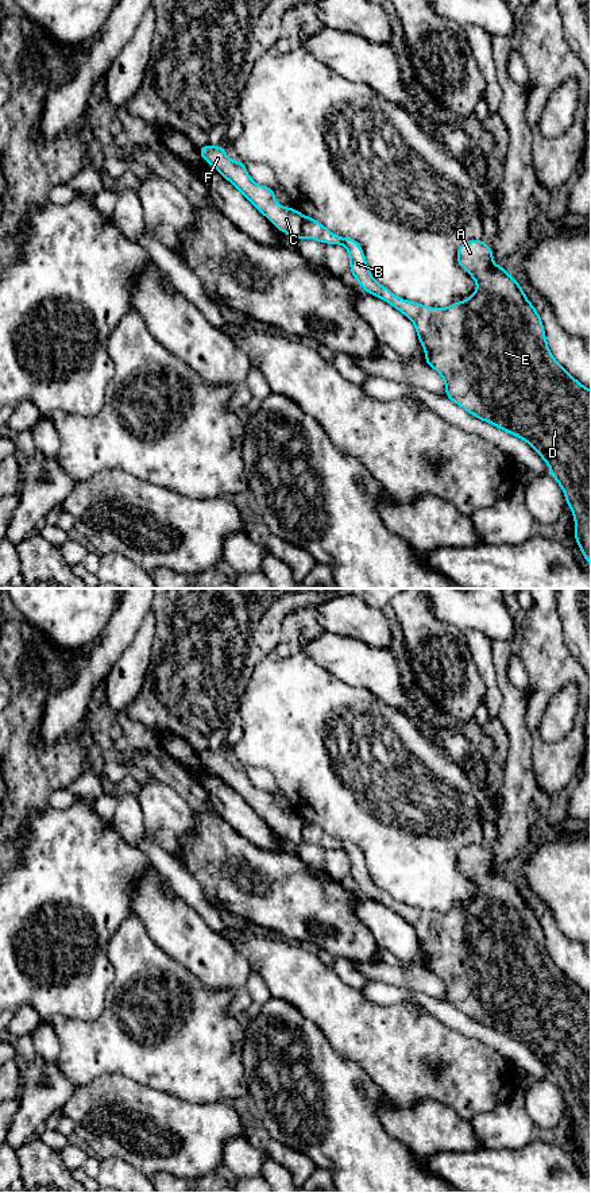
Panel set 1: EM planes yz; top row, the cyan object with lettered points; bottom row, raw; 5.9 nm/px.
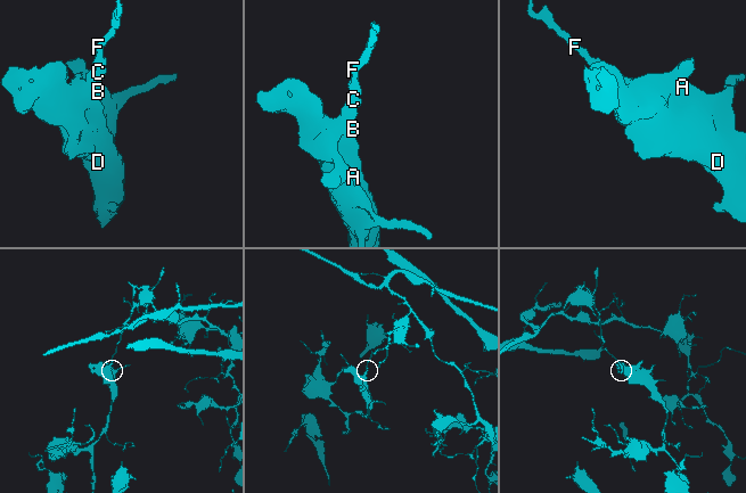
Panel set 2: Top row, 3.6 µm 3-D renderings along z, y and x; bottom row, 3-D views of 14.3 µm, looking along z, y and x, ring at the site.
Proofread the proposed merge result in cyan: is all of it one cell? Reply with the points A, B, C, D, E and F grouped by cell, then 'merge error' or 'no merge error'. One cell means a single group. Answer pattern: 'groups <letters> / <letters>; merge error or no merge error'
groups A B D E / C F; merge error

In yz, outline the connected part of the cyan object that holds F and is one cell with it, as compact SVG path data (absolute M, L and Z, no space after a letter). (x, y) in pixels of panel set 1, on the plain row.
M204 750L200 760L233 788L240 798L260 815L279 835L296 845L302 842L302 819L294 812L283 812L275 806L274 794L255 788L246 775L246 769L229 764L224 750Z

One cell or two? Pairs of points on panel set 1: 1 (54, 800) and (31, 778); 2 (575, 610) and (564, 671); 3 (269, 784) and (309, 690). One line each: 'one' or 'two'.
1: two
2: two
3: two

